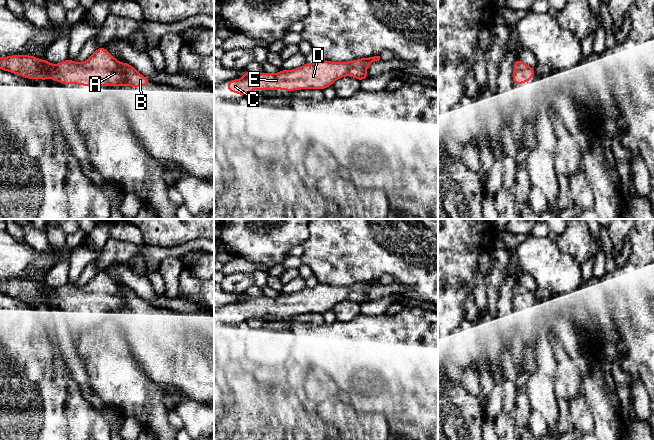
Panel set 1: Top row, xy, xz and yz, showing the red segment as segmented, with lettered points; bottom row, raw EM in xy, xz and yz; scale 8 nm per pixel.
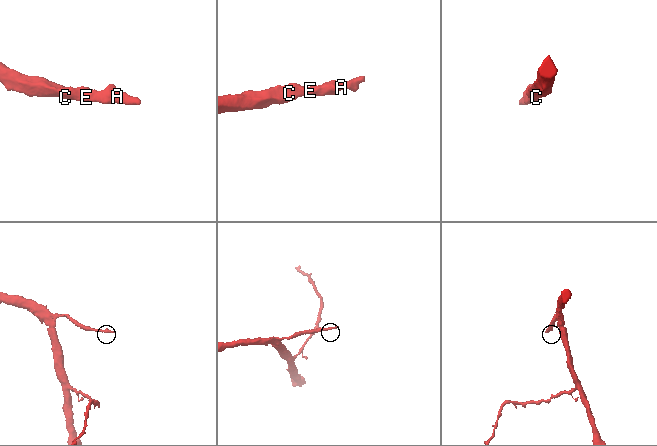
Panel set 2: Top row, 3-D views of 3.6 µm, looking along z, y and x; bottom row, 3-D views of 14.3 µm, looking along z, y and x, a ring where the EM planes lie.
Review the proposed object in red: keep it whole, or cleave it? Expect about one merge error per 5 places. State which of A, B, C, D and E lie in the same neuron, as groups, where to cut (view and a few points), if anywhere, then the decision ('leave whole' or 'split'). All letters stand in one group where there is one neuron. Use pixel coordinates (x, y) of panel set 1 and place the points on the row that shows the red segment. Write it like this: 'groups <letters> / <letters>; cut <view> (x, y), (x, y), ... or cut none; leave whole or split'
groups A B C D E; cut none; leave whole

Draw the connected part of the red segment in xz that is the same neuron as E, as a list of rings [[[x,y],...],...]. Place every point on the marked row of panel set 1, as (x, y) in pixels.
[[[380,56],[361,58],[348,62],[318,60],[306,63],[298,69],[282,70],[278,73],[252,73],[245,71],[241,79],[228,82],[228,91],[243,96],[254,90],[294,91],[301,89],[325,89],[344,76],[351,76],[360,81],[368,78],[367,67]]]

